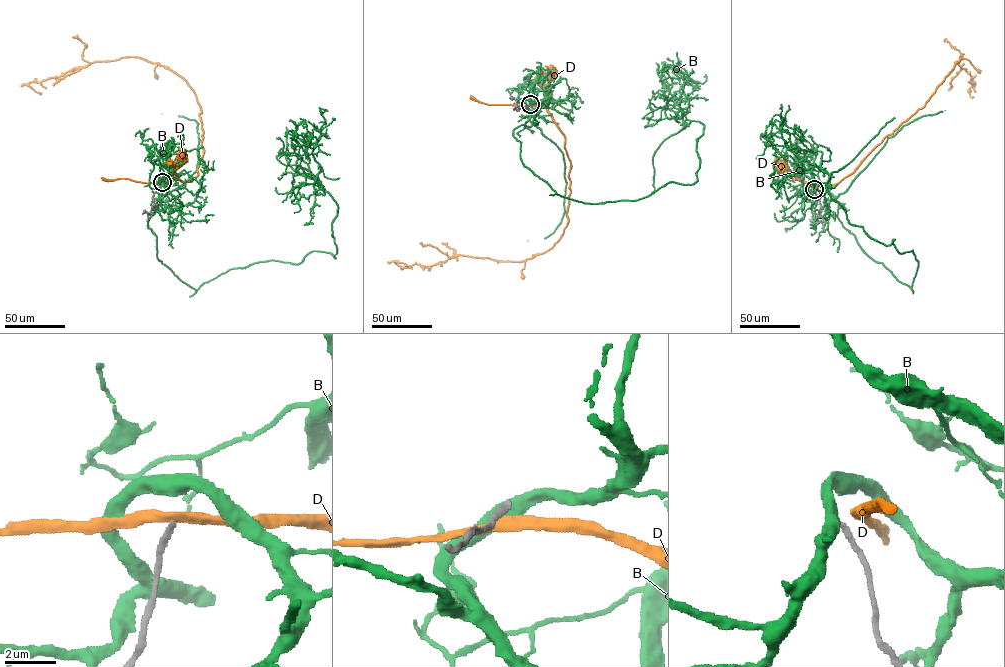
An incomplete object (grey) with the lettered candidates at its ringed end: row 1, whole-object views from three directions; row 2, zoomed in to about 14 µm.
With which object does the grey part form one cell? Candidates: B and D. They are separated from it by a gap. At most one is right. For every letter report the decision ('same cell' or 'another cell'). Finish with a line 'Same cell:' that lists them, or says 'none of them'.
B: another cell
D: another cell
Same cell: none of them

